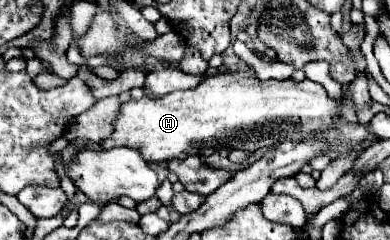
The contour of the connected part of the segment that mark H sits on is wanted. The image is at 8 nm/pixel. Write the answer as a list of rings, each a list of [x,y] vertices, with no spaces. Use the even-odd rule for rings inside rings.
[[[217,73],[205,77],[193,89],[123,103],[113,121],[113,133],[101,141],[101,147],[133,147],[147,163],[167,163],[189,155],[205,157],[223,147],[257,151],[283,139],[299,141],[309,137],[315,133],[315,127],[331,123],[331,111],[337,109],[343,107],[335,105],[325,89],[309,79],[301,83],[291,79],[259,81],[249,73]]]

